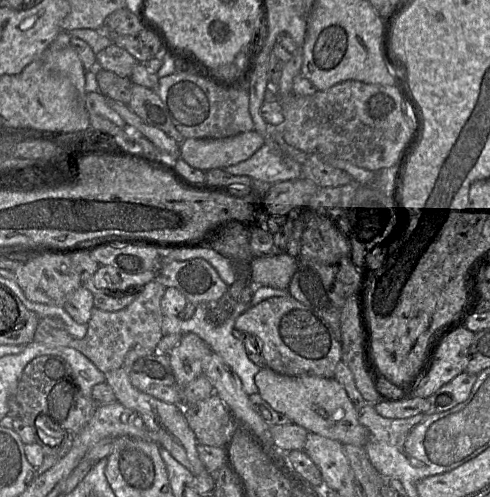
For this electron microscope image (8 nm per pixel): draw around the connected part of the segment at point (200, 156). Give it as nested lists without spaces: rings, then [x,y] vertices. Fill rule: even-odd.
[[[255,130],[226,138],[186,138],[179,145],[179,157],[207,171],[242,162],[263,145],[263,136]]]

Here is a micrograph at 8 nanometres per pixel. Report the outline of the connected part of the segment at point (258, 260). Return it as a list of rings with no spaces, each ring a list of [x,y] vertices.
[[[285,251],[254,256],[250,262],[250,280],[279,289],[287,289],[298,268],[297,258]]]

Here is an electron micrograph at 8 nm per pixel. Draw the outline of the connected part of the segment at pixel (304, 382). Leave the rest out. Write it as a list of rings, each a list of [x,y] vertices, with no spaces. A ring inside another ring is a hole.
[[[263,367],[254,377],[260,396],[277,412],[286,415],[308,432],[335,440],[342,445],[364,447],[369,431],[359,422],[359,412],[344,387],[335,378],[313,375],[288,376]]]

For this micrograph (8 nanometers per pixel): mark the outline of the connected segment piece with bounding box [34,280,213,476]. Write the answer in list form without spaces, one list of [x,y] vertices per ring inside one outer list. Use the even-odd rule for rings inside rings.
[[[152,280],[142,287],[130,305],[121,310],[110,312],[94,307],[87,323],[87,333],[80,340],[68,332],[62,319],[58,317],[40,318],[34,341],[51,347],[66,346],[79,350],[104,374],[106,383],[110,385],[115,394],[116,402],[141,416],[150,431],[150,441],[167,449],[173,458],[194,476],[213,475],[206,470],[199,458],[198,442],[185,420],[183,406],[163,402],[138,390],[132,385],[129,378],[134,362],[156,352],[156,347],[163,337],[161,326],[164,315],[161,300],[165,290],[164,285]]]

